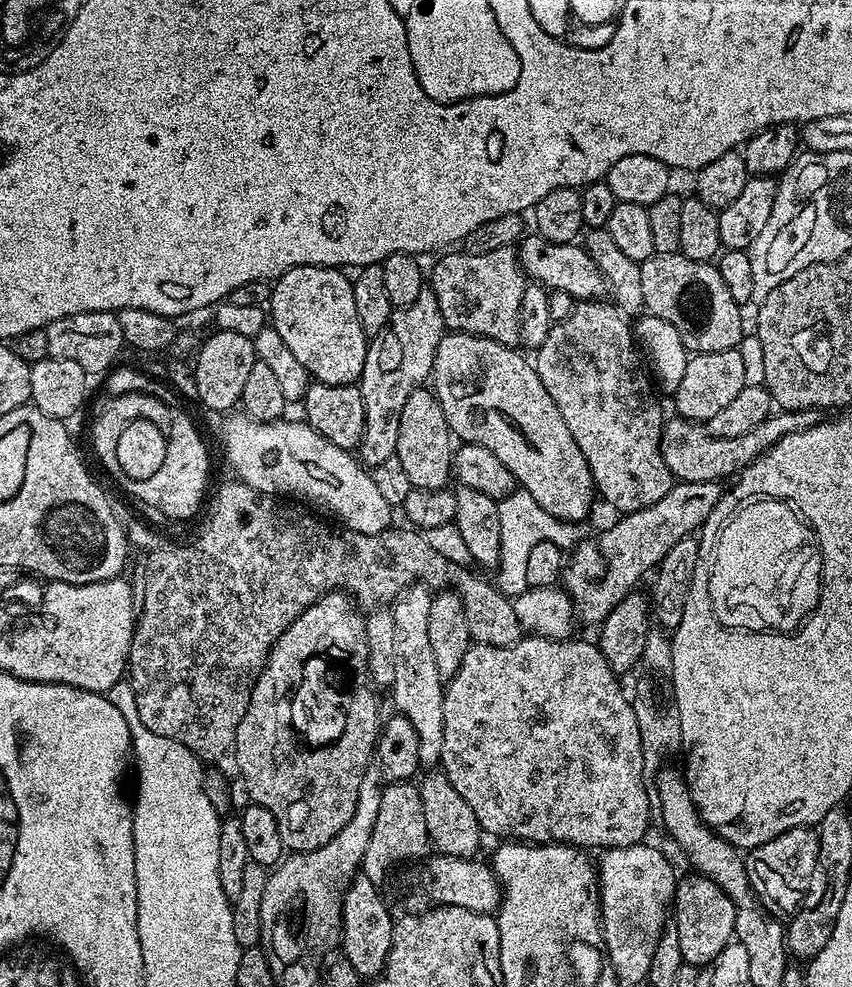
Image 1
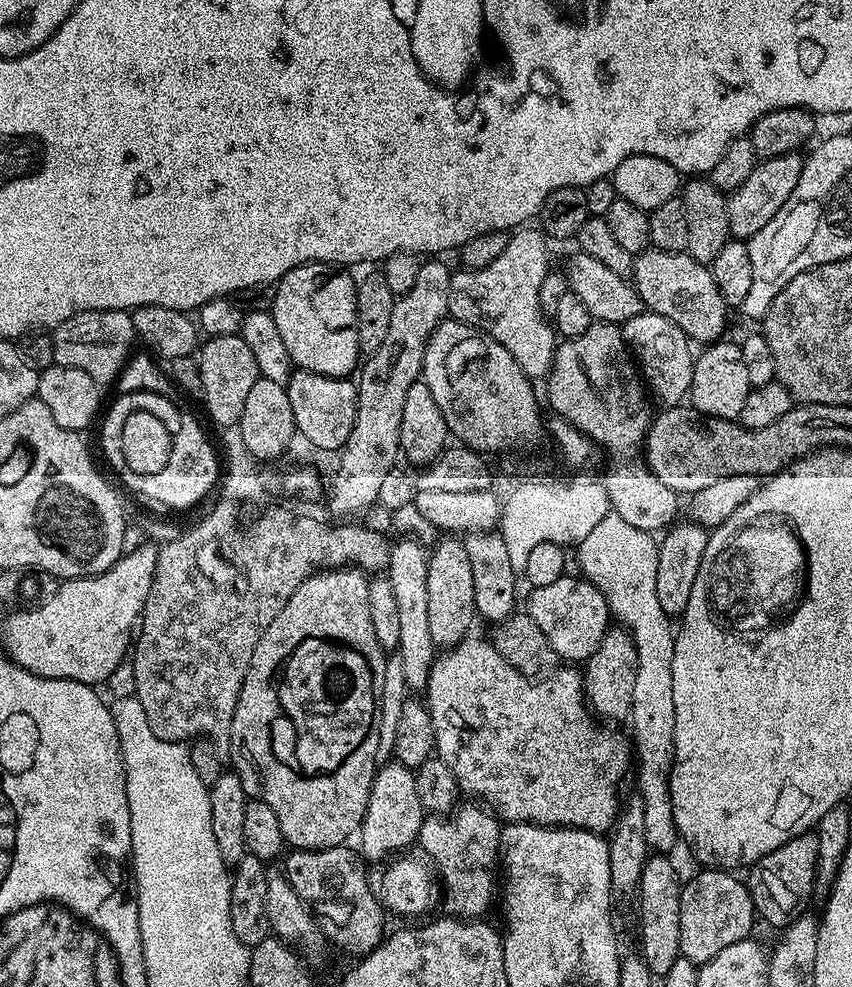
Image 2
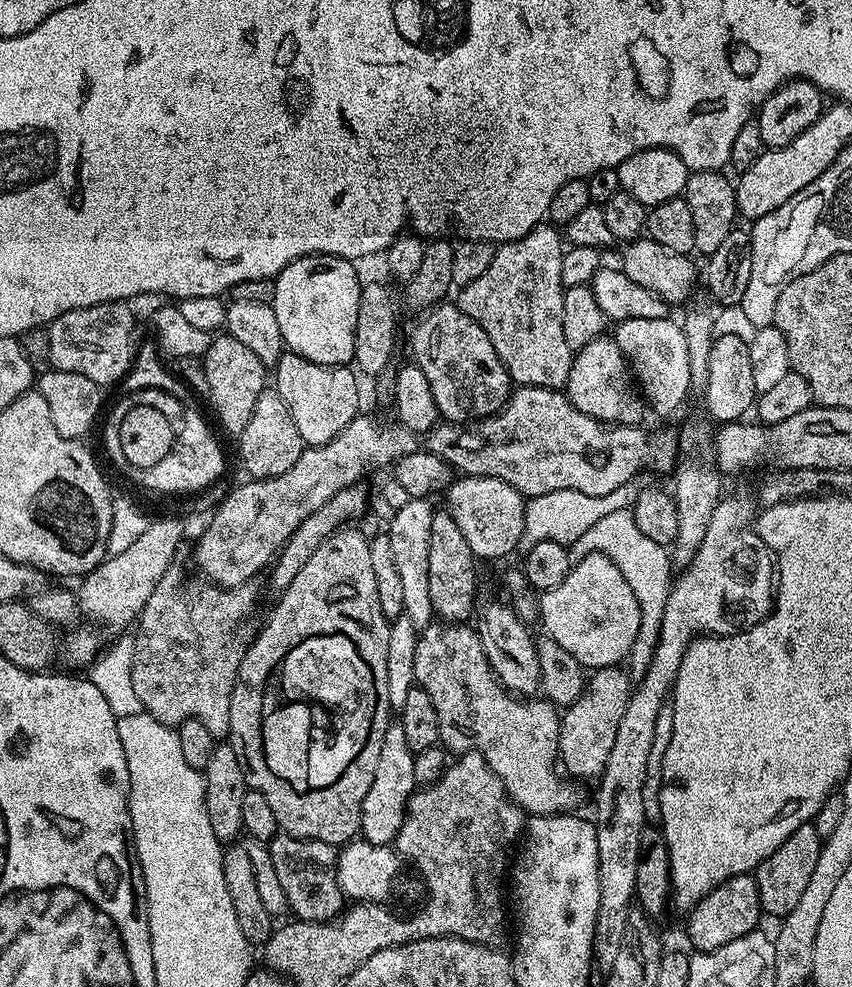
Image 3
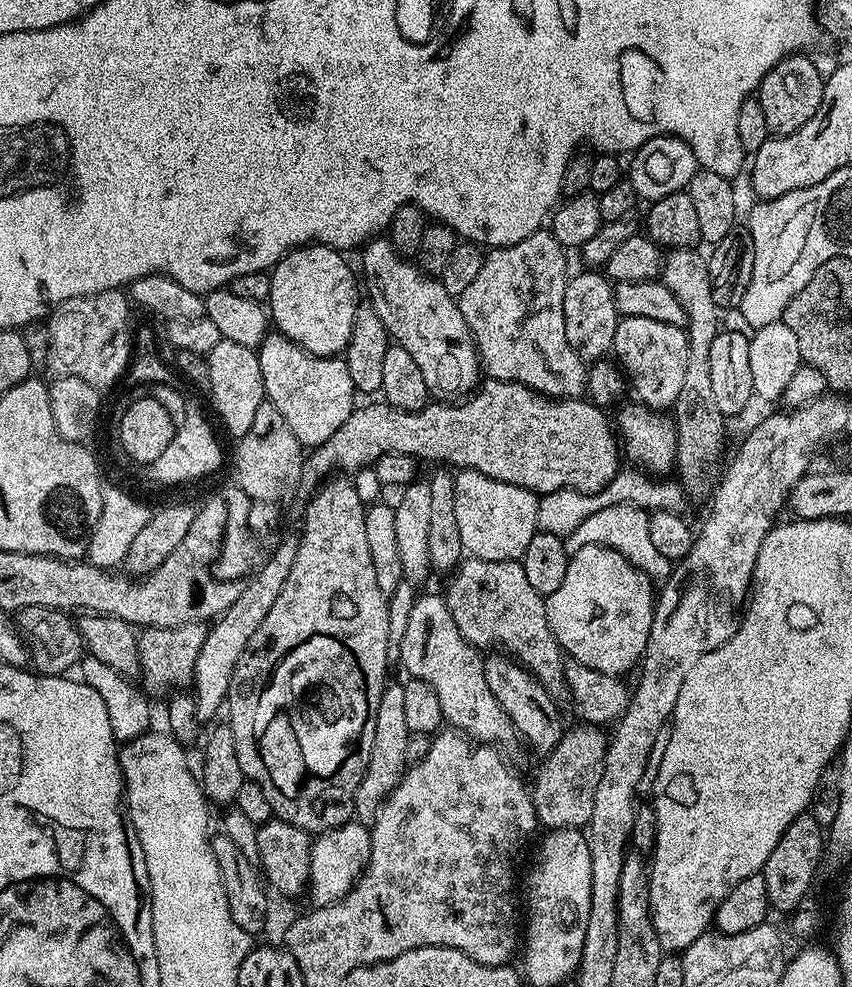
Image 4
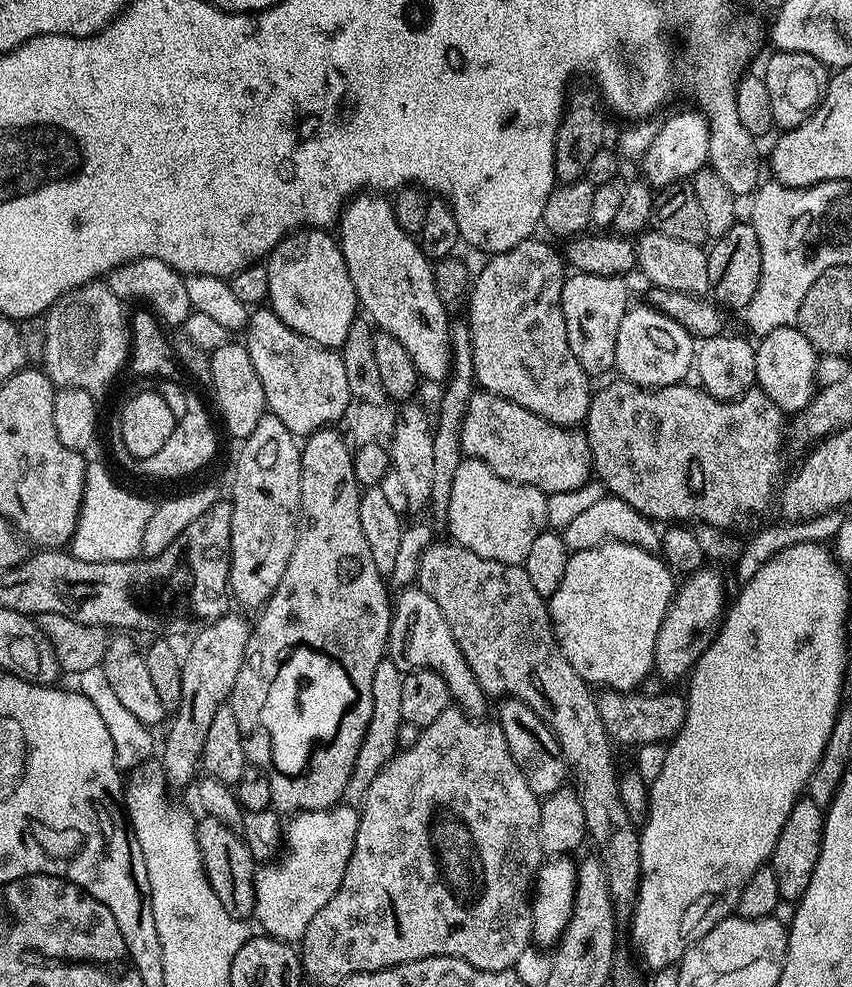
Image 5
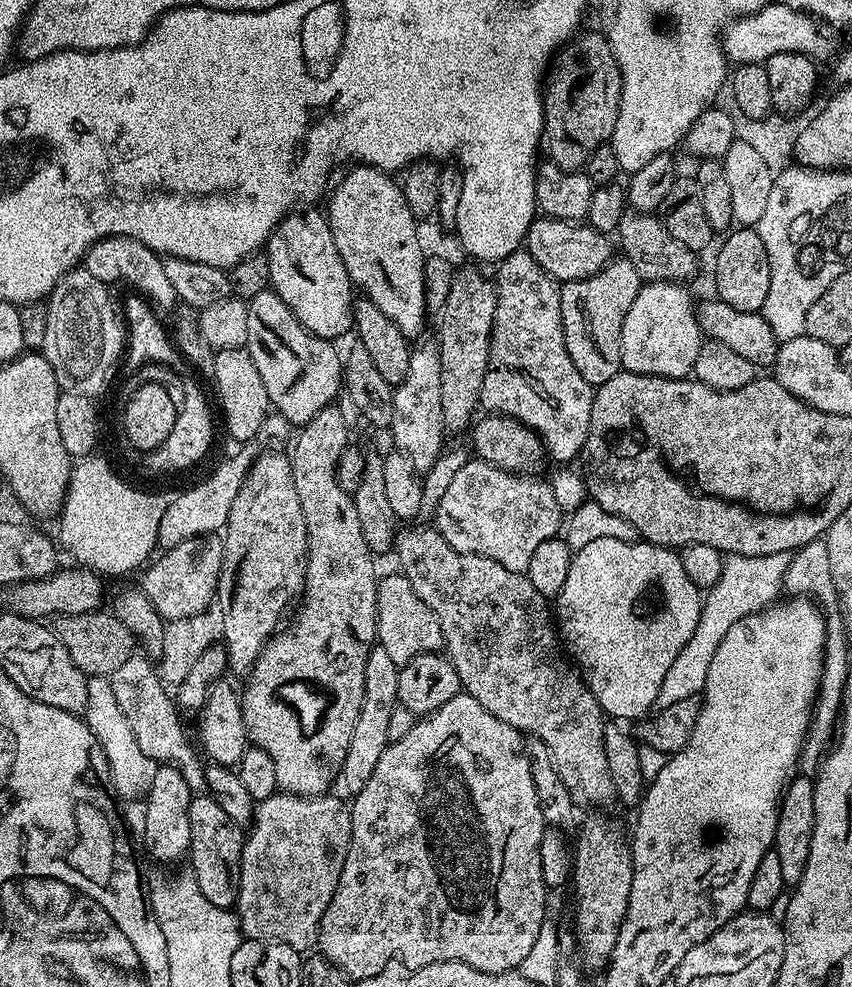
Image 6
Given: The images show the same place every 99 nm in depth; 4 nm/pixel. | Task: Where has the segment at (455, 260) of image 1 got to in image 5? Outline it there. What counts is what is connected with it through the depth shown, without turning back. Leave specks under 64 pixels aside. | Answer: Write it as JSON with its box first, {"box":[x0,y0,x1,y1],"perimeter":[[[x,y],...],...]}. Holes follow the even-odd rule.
{"box":[467,238,594,428],"perimeter":[[[529,238],[505,252],[495,253],[480,273],[476,272],[474,283],[467,297],[468,333],[472,335],[474,374],[476,384],[483,391],[500,395],[526,406],[534,414],[546,418],[561,428],[580,426],[588,419],[588,407],[594,395],[588,373],[582,370],[570,342],[566,338],[566,318],[562,314],[562,286],[566,279],[566,260],[547,244],[549,241]]]}

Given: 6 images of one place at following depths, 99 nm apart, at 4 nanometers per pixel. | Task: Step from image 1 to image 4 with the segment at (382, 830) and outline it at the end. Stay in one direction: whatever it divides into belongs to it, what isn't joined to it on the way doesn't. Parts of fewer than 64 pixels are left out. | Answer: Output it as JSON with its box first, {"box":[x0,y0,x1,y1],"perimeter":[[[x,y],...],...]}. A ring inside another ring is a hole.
{"box":[354,683,410,826],"perimeter":[[[385,683],[382,690],[382,698],[378,702],[378,719],[374,721],[374,746],[370,750],[370,762],[354,794],[355,819],[365,826],[375,822],[384,799],[398,786],[408,764],[406,746],[410,733],[406,726],[405,689],[403,683],[392,683]]]}

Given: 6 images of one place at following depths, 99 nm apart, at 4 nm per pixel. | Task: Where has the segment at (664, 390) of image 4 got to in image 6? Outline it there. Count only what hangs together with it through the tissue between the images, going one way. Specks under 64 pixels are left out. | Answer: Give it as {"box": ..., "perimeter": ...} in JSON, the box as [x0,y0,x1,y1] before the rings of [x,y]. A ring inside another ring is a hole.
{"box":[622,282,702,380],"perimeter":[[[648,282],[641,287],[626,322],[622,322],[623,371],[678,380],[695,369],[702,333],[696,320],[697,305],[684,288],[680,282]]]}

